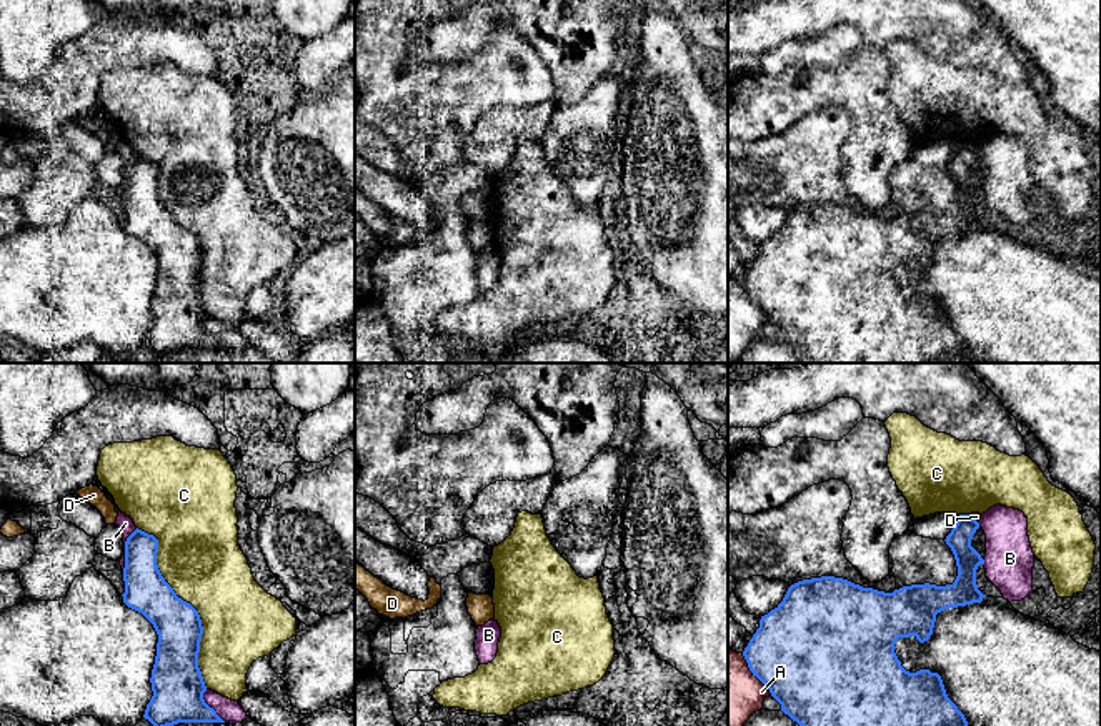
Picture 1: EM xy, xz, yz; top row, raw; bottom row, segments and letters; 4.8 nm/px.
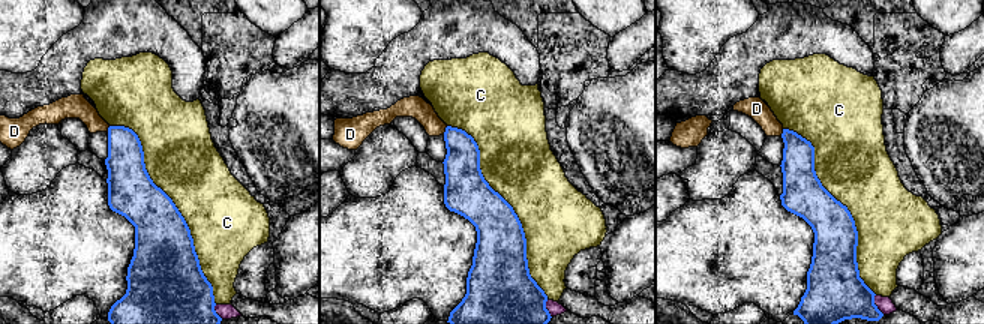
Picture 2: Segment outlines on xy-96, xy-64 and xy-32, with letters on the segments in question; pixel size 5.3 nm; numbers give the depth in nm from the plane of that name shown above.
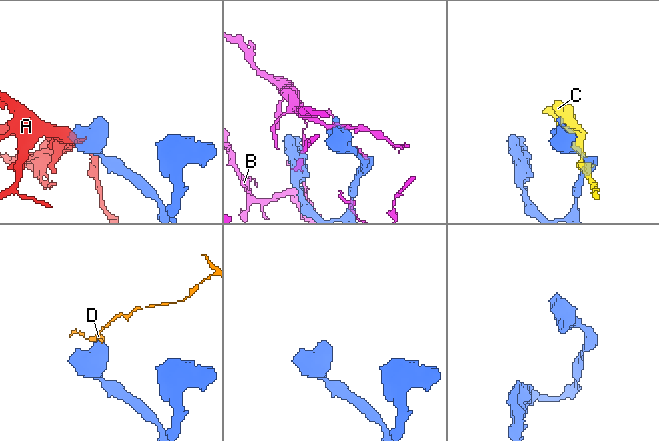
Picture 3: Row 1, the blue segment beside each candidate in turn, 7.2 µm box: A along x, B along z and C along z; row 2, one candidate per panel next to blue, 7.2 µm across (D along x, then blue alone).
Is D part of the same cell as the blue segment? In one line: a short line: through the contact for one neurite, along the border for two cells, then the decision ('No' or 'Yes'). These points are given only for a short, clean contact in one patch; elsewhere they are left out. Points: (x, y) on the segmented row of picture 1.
Line: yz (968, 515), (978, 523). No

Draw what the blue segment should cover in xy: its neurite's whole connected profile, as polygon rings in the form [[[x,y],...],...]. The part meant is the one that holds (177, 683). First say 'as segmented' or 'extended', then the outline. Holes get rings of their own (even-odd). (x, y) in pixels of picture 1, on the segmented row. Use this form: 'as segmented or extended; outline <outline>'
as segmented; outline [[[138,528],[125,541],[123,603],[142,613],[158,634],[150,678],[153,696],[143,718],[153,726],[225,723],[203,699],[200,614],[165,581],[157,553],[158,540]]]

